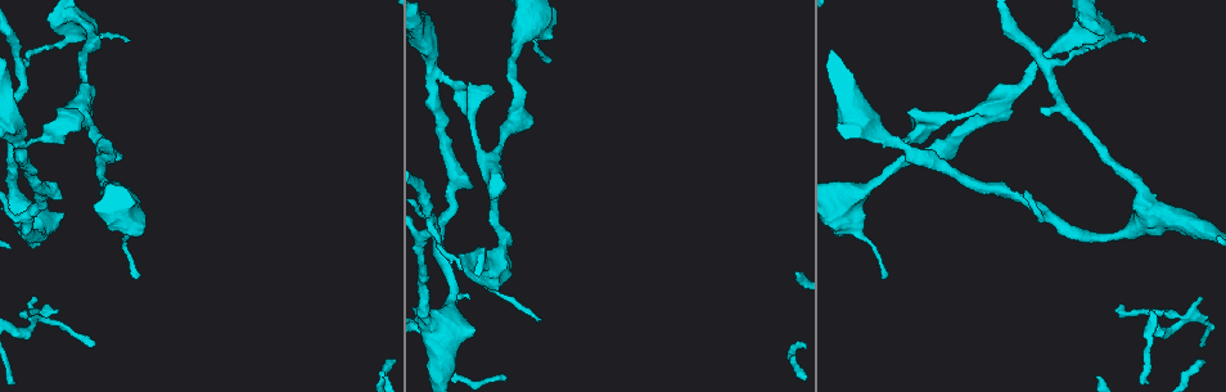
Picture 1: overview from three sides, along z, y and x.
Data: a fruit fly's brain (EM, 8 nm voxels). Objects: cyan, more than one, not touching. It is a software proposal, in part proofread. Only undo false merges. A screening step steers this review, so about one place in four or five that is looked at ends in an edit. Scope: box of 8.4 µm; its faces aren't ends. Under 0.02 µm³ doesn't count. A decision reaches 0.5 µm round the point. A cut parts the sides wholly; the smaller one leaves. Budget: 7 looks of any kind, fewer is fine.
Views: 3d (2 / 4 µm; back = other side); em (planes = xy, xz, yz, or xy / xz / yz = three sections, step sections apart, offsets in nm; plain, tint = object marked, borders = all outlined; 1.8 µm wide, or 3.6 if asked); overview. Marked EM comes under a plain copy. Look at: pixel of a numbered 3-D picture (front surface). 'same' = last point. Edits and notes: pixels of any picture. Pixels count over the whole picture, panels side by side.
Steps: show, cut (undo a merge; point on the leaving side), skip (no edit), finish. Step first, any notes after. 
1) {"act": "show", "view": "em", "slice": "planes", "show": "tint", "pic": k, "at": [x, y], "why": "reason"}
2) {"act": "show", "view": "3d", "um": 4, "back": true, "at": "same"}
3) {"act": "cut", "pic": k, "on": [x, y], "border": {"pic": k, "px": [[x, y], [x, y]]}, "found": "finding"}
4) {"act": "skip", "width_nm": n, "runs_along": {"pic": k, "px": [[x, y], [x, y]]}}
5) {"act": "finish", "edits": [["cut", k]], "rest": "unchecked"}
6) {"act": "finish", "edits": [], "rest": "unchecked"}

{"act": "show", "view": "em", "slice": "planes", "show": "tint", "pic": 1, "at": [985, 114], "why": "abrupt turn"}

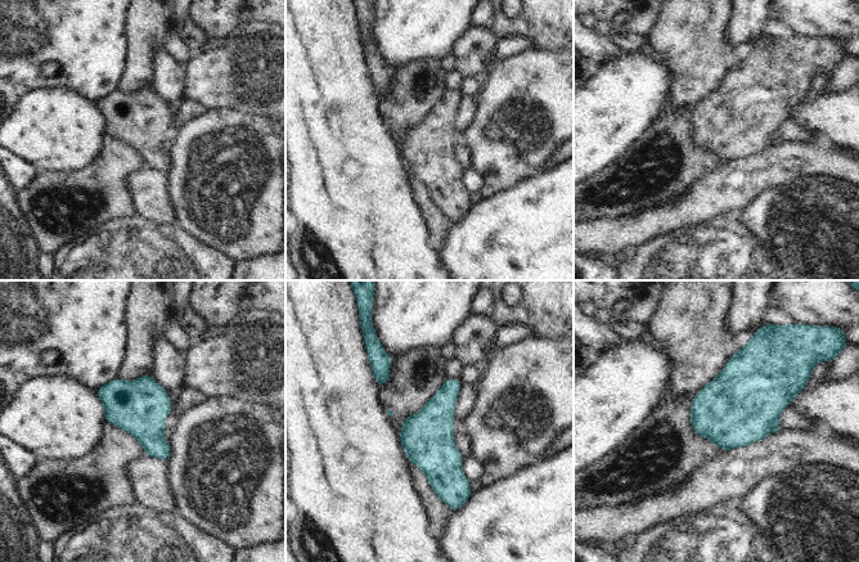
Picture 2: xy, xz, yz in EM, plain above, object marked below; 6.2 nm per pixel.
{"act": "skip", "width_nm": 320, "found": "one neuron here"}

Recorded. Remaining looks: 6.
{"act": "show", "view": "3d", "um": 4, "pic": 1, "at": [40, 222], "why": "calibre changes"}

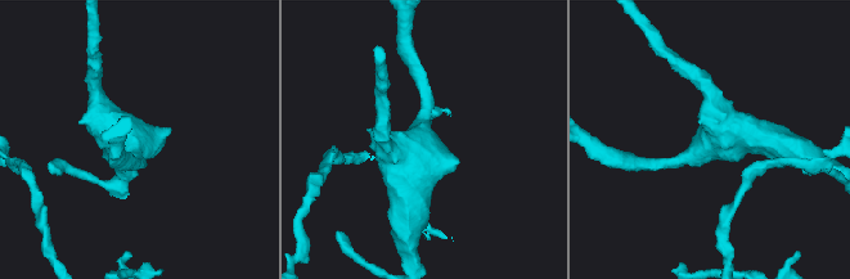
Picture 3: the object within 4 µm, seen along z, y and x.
{"act": "show", "view": "em", "slice": "xy", "step": 4, "show": "tint", "pic": 3, "at": [135, 148], "arms": 3, "arm_widths_nm": [190, 220, 380], "why": "shape alone is not enough"}

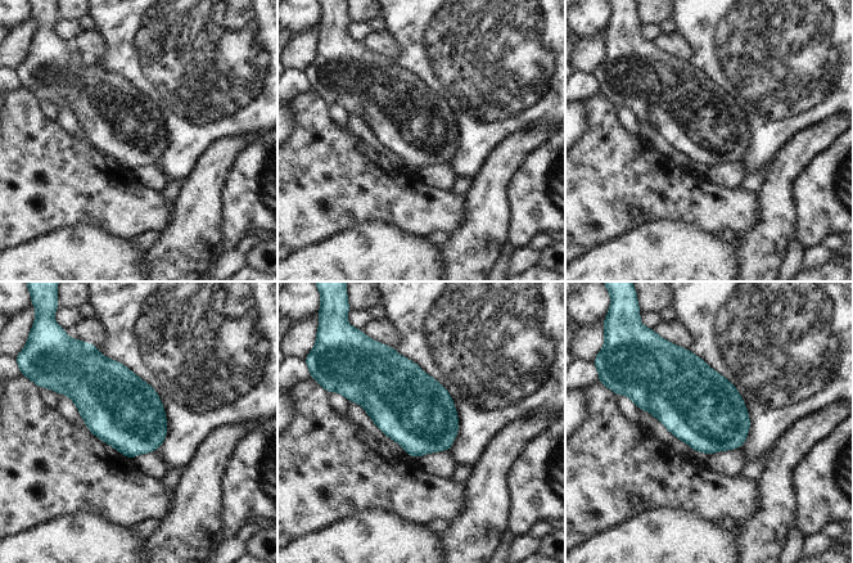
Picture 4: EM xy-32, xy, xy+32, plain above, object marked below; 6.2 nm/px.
{"act": "skip", "found": "continuous, no second neuron"}

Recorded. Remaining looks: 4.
{"act": "show", "view": "em", "slice": "xy", "step": 16, "show": "tint", "pic": 1, "at": [1177, 324], "why": "abrupt turn"}

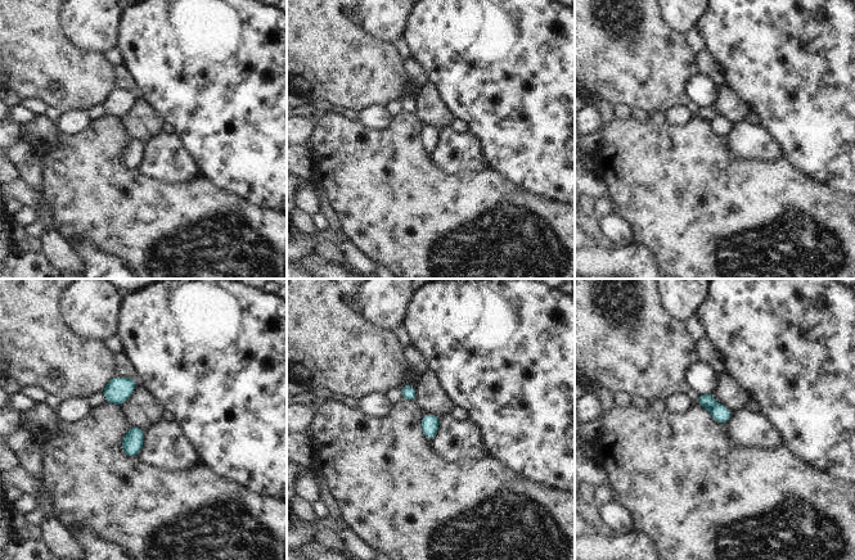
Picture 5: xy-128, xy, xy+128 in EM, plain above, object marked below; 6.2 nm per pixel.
{"act": "show", "view": "em", "slice": "planes", "show": "tint", "at": "same", "why": "cut it another way"}

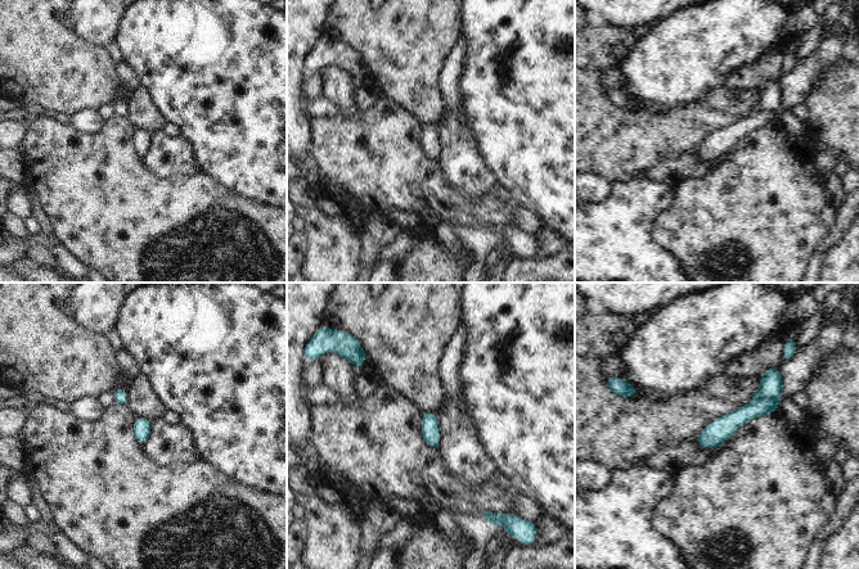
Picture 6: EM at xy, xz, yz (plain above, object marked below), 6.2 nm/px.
{"act": "cut", "pic": 6, "on": [770, 382], "found": "two neurons meet here"}

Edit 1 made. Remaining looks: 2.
{"act": "finish", "edits": [["cut", 6]], "rest": "unchecked"}

